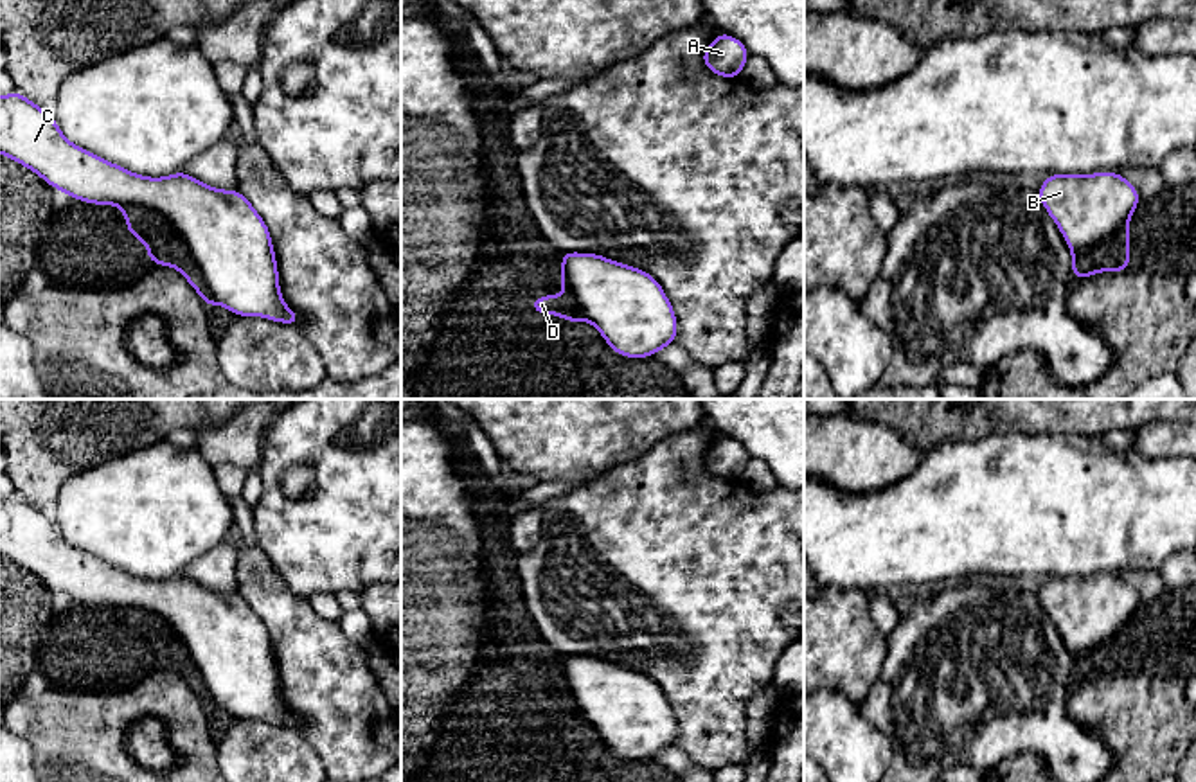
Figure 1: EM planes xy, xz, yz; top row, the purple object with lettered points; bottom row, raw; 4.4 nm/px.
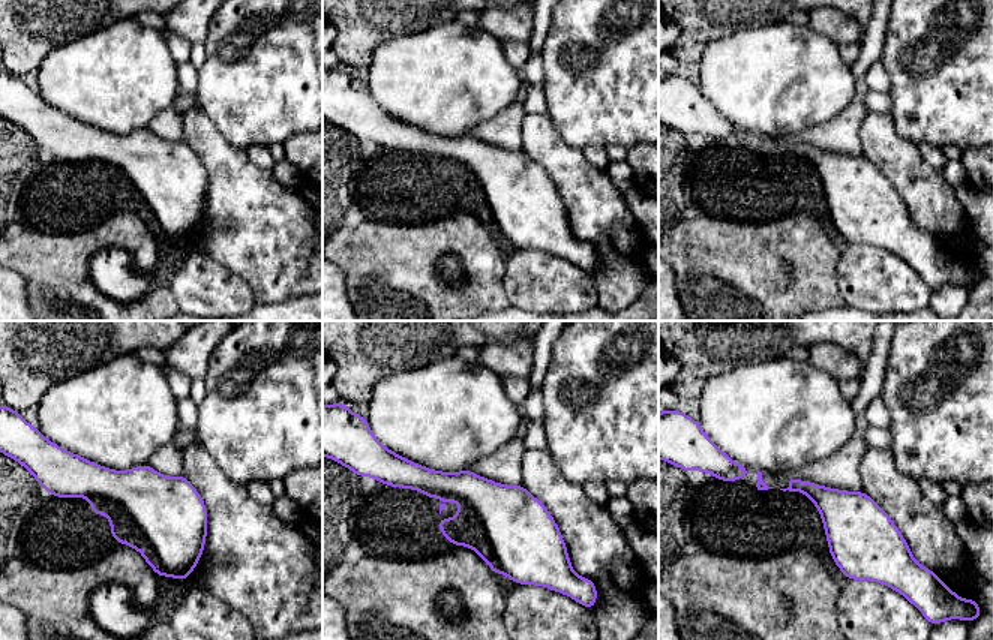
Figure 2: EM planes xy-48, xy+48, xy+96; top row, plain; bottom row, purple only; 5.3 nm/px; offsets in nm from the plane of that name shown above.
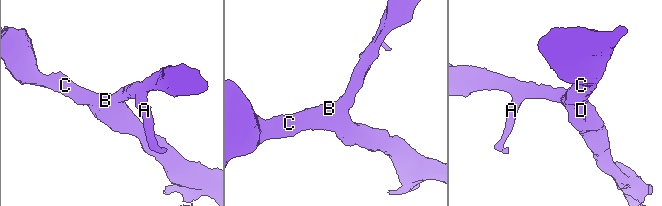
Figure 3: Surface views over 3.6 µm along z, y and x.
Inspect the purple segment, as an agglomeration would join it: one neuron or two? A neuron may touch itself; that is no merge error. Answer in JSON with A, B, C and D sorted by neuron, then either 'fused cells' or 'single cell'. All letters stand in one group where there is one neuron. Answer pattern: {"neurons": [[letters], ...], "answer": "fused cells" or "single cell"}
{"neurons": [["A", "B", "C"], ["D"]], "answer": "fused cells"}

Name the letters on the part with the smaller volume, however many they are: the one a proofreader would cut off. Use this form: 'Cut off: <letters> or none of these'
Cut off: D

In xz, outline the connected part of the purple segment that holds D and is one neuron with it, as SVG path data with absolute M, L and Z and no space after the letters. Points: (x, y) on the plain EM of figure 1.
M565 676L558 680L558 685L567 690L567 694L558 698L545 698L529 703L529 708L532 714L538 714L540 719L543 717L559 717L567 724L590 724L588 717L583 714L581 706L574 699L574 696L568 692L568 681Z

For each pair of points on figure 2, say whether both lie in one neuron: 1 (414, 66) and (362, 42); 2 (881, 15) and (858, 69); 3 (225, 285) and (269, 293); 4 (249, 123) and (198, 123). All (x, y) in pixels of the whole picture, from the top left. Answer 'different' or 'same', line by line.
1: different
2: same
3: different
4: different

